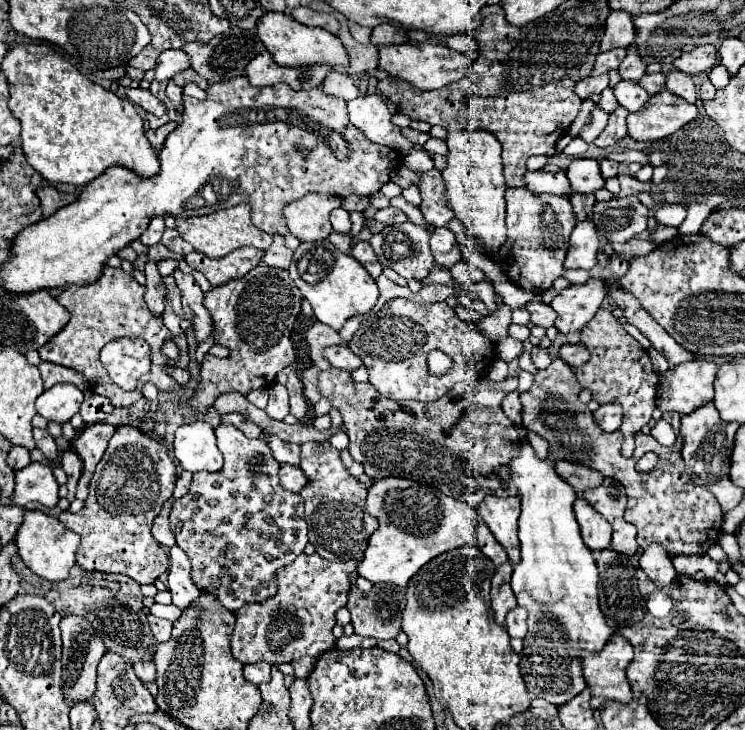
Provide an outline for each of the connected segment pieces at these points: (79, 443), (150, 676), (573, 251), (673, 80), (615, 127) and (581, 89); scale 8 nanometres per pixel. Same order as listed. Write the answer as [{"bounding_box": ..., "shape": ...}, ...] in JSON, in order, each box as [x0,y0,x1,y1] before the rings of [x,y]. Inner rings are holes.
[{"bounding_box":[73,423,115,501],"shape":[[[93,423],[93,425],[83,427],[79,431],[79,437],[75,437],[73,451],[83,461],[83,473],[81,473],[81,479],[79,479],[79,485],[77,485],[77,499],[81,499],[81,501],[87,499],[89,481],[91,481],[93,471],[95,471],[97,463],[101,461],[101,457],[105,453],[105,447],[107,447],[107,443],[109,443],[113,433],[115,433],[113,425],[109,425],[109,423]]]},{"bounding_box":[131,661,155,683],"shape":[[[143,661],[143,663],[131,663],[137,677],[143,681],[143,683],[149,683],[149,681],[155,681],[155,665],[151,661]]]},{"bounding_box":[563,219,599,269],"shape":[[[591,219],[579,221],[571,233],[567,257],[563,261],[565,269],[591,269],[597,263],[599,237]]]},{"bounding_box":[667,71,697,103],"shape":[[[671,71],[667,75],[667,91],[671,91],[673,95],[685,99],[687,103],[695,103],[697,101],[697,89],[693,85],[693,79],[681,71]]]},{"bounding_box":[593,109,627,147],"shape":[[[617,109],[611,113],[609,117],[609,123],[607,127],[603,129],[603,133],[593,141],[597,147],[613,147],[617,145],[625,135],[627,135],[627,125],[625,125],[625,119],[627,119],[627,111],[625,109]]]},{"bounding_box":[575,75,609,99],"shape":[[[599,75],[599,77],[585,77],[575,85],[575,93],[581,99],[589,99],[591,95],[599,95],[605,87],[609,85],[609,75]]]}]

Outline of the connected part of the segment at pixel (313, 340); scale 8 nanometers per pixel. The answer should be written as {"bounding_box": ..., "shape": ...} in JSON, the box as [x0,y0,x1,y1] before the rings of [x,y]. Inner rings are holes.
{"bounding_box":[305,323,341,371],"shape":[[[313,323],[313,327],[305,333],[305,337],[307,337],[307,345],[309,345],[309,351],[311,351],[313,365],[319,367],[321,371],[327,369],[329,365],[321,355],[323,355],[323,349],[327,345],[339,345],[341,343],[337,331],[327,329],[327,325],[323,325],[323,323]]]}

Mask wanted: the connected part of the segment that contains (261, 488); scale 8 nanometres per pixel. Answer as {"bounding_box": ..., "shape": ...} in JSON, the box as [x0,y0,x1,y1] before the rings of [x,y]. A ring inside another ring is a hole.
{"bounding_box":[169,425,307,613],"shape":[[[233,425],[215,429],[217,447],[225,457],[221,471],[195,473],[187,495],[177,499],[169,513],[169,527],[175,533],[177,545],[191,561],[191,581],[203,593],[211,593],[231,613],[237,613],[247,603],[263,603],[277,593],[275,571],[291,565],[307,545],[307,523],[303,517],[303,499],[279,483],[279,463],[271,455],[263,439],[249,439]]]}

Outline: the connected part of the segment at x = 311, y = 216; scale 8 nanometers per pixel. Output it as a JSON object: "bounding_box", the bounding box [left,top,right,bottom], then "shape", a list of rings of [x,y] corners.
{"bounding_box":[283,193,341,241],"shape":[[[307,193],[299,201],[289,203],[283,213],[289,231],[299,241],[321,241],[333,231],[329,213],[335,207],[341,207],[339,197],[331,197],[325,193]]]}

